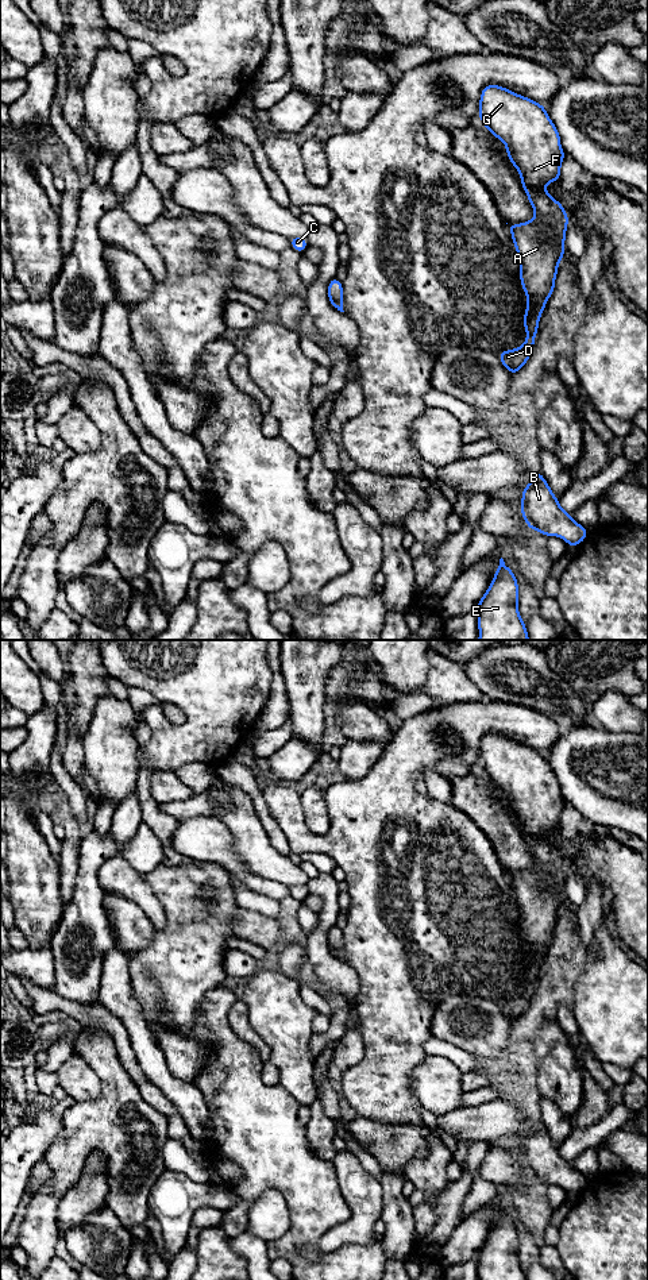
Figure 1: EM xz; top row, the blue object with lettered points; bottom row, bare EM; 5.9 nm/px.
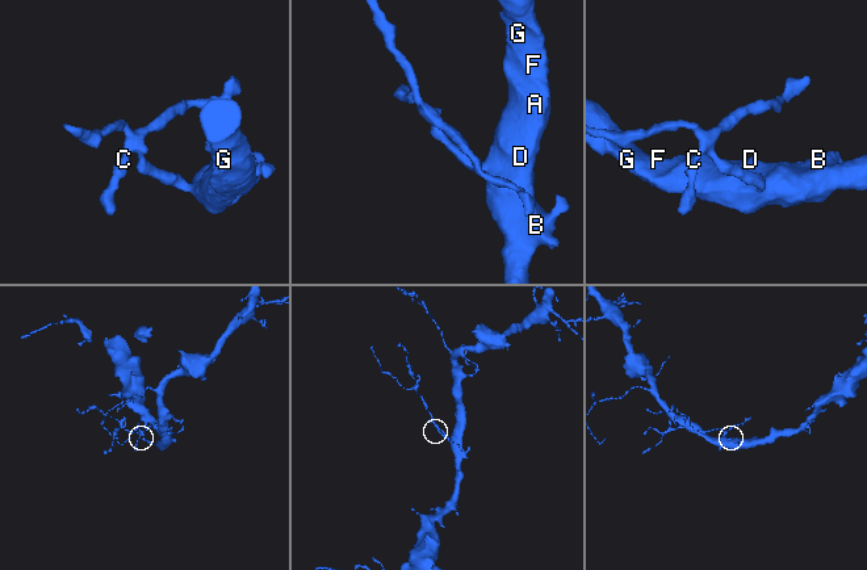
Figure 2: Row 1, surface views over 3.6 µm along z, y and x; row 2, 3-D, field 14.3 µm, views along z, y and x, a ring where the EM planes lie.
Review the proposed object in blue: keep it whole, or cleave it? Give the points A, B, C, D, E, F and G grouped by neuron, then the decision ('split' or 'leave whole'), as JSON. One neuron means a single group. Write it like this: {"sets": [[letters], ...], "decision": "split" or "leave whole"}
{"sets": [["A", "B", "C", "D", "E", "F", "G"]], "decision": "leave whole"}

